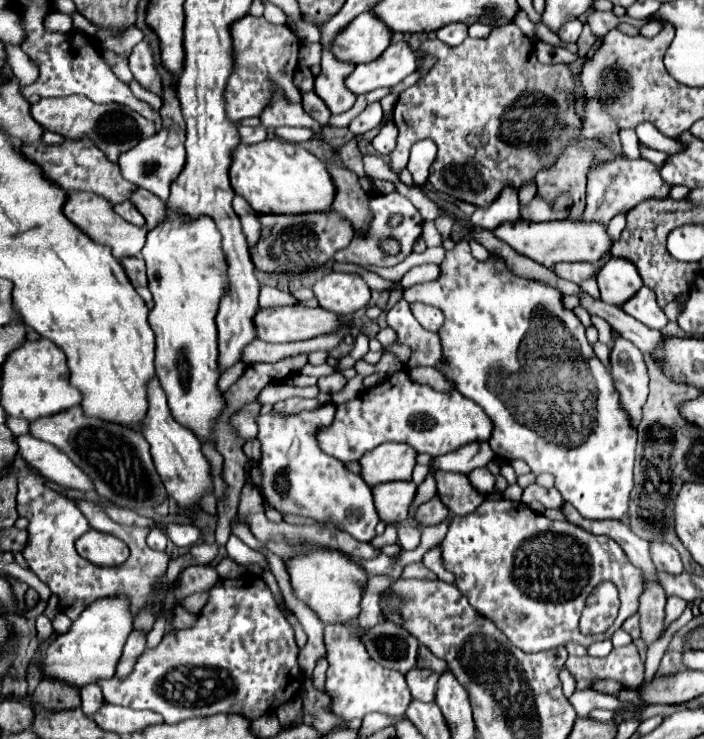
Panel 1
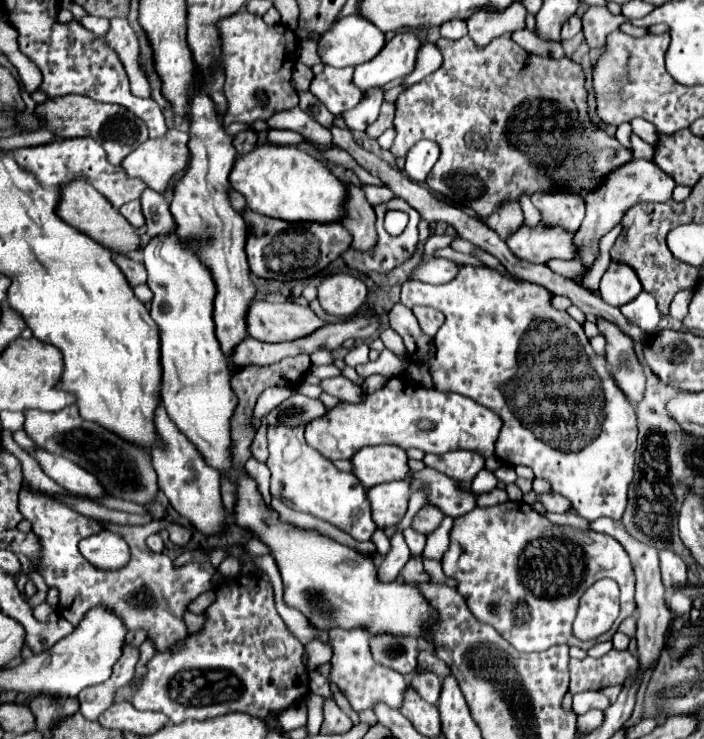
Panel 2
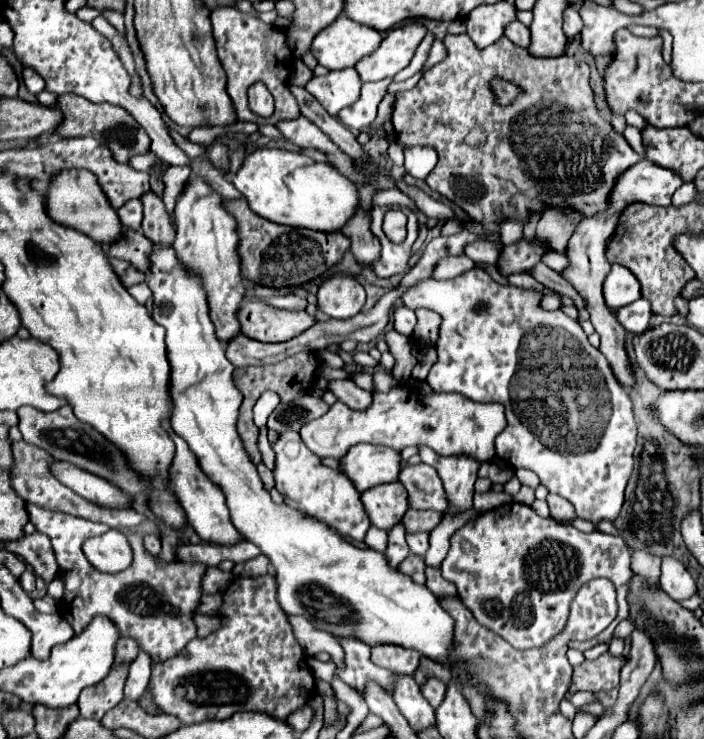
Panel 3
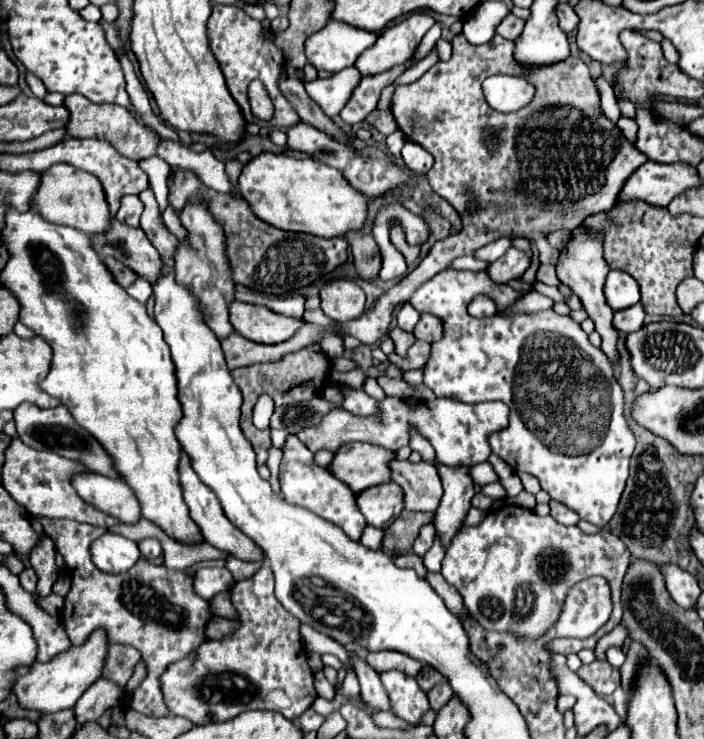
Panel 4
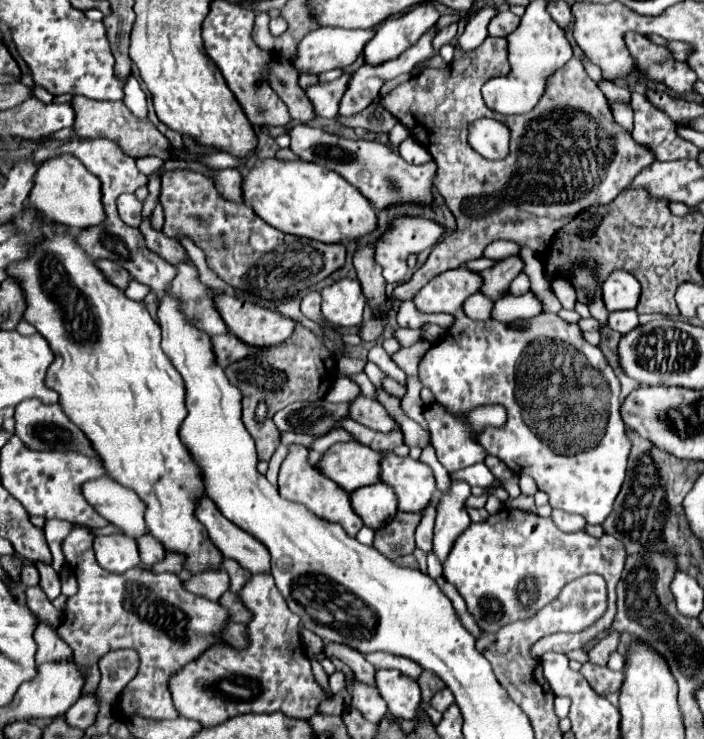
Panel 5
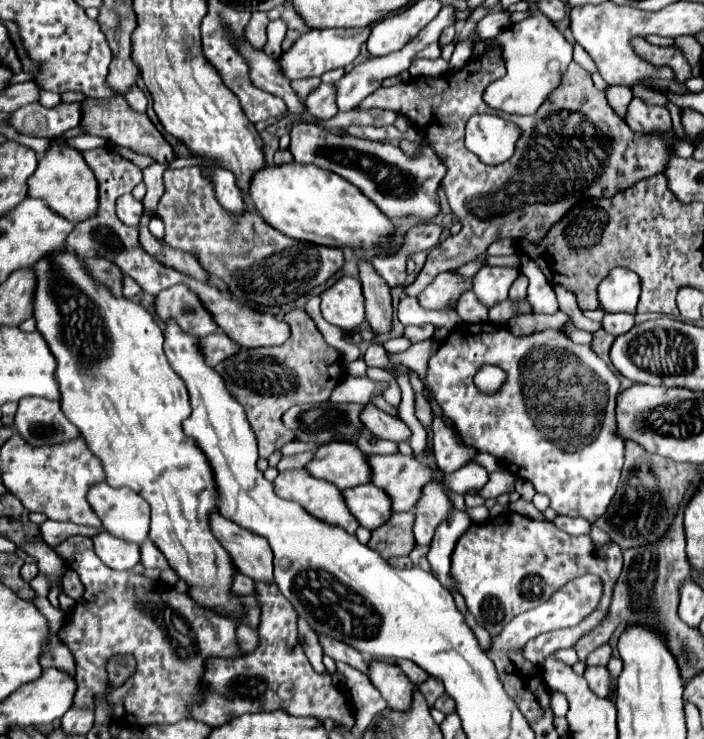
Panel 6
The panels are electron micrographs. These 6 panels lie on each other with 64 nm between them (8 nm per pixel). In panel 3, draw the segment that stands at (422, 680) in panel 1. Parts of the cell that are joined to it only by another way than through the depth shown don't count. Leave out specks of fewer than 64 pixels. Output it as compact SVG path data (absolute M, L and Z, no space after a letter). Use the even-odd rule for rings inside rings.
M428 680L428 684L422 686L422 694L432 704L432 708L438 708L446 698L446 686L438 680Z

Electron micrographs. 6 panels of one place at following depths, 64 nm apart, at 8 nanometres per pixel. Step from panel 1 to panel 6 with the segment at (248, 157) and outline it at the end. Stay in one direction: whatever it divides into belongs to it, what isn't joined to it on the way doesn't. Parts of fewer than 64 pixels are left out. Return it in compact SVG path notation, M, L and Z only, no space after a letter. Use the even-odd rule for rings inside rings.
M282 164L266 166L252 178L250 200L258 214L272 228L288 238L312 242L328 248L362 248L370 250L386 246L394 236L394 224L390 222L372 200L368 200L360 188L336 176L328 170L312 164Z

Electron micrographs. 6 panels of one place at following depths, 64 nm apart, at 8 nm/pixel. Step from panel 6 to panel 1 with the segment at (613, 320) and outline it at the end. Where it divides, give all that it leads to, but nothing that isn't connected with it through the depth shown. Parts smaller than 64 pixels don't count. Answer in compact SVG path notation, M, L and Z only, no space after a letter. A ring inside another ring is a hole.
M642 286L640 292L636 292L636 296L632 296L632 300L628 300L622 310L630 316L634 316L638 322L646 324L648 328L656 328L660 330L662 326L666 326L668 318L662 312L662 308L656 304L656 296L650 288Z

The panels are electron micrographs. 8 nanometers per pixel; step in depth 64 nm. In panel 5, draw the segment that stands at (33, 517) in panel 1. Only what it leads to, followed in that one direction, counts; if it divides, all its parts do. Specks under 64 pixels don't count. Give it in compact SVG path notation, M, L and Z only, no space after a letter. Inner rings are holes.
M74 526L62 542L64 558L78 578L78 594L68 598L58 636L70 644L74 662L84 672L82 696L96 692L100 684L98 660L104 654L132 648L140 656L140 668L118 694L120 718L132 714L156 720L178 718L180 714L172 702L170 678L188 662L198 660L208 648L224 642L222 632L230 622L228 610L218 602L186 592L176 576L156 576L150 570L140 570L142 576L108 576L108 570L100 568L94 558L92 540L94 536L86 526Z

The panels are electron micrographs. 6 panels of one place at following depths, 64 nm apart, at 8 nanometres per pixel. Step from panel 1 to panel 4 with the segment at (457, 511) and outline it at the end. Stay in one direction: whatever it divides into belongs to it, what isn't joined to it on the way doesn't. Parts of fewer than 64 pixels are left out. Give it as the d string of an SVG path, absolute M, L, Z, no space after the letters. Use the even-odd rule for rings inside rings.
M390 460L390 480L396 482L404 492L404 510L420 510L420 512L434 512L436 504L442 496L442 484L436 468L428 462L412 464L410 460Z

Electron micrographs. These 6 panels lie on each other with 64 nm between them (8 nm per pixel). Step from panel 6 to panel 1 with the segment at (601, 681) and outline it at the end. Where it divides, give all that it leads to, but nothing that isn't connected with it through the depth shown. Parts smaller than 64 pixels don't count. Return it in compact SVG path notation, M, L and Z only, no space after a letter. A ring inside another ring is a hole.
M634 644L614 648L604 658L568 656L566 668L576 678L576 690L586 690L596 680L606 678L616 680L624 686L640 686L644 680L644 664Z

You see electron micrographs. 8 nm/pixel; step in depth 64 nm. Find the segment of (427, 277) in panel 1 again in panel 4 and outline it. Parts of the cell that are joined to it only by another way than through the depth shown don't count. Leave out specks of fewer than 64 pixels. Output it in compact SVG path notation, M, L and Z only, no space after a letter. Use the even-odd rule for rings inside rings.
M462 256L460 260L456 260L456 264L452 264L452 268L456 270L472 270L472 272L478 272L478 270L486 270L490 264L484 262L484 260L478 260L474 256Z

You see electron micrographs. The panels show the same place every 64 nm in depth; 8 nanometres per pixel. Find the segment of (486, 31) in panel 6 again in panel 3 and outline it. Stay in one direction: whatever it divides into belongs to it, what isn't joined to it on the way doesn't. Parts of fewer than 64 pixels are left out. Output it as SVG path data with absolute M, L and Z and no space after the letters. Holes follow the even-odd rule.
M512 20L512 22L504 28L504 36L506 36L508 40L512 40L514 44L522 46L522 48L528 46L528 28L526 28L522 22L518 22L518 20Z

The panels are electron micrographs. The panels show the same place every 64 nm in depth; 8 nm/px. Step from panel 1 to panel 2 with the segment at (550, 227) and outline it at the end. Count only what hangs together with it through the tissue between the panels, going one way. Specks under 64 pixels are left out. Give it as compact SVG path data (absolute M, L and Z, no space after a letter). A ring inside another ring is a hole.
M538 224L536 228L522 226L512 238L506 240L512 254L518 260L544 264L550 258L576 258L572 236L562 228L548 228Z

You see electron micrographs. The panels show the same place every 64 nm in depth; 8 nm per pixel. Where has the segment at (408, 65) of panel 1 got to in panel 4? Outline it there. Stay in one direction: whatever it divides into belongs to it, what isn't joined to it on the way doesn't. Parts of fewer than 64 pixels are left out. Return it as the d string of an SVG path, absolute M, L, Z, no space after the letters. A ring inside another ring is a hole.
M412 12L398 24L384 28L378 34L378 40L360 54L356 68L362 74L378 74L402 64L416 52L422 36L434 26L434 22L434 16L428 12Z

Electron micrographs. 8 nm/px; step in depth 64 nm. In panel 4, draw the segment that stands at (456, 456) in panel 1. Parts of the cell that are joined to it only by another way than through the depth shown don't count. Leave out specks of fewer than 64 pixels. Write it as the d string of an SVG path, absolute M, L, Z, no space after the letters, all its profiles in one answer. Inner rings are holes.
M414 426L410 428L410 448L416 450L416 452L420 452L420 454L422 454L422 460L426 460L426 462L436 462L430 442L428 442L426 436L422 436ZM438 464L438 472L440 472L440 478L442 478L442 486L444 486L444 496L434 512L434 528L436 528L436 534L442 542L444 548L450 546L452 538L456 536L456 532L464 526L464 518L468 514L468 508L470 508L470 500L474 496L474 486L472 486L472 478L468 476L468 468L444 468L442 464Z

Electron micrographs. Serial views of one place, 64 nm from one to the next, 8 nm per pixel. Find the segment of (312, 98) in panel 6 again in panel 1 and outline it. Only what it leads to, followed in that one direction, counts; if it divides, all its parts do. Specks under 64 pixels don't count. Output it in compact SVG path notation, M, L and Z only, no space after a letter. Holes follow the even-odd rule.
M322 50L322 72L316 76L314 92L326 102L332 114L342 114L356 102L356 94L352 94L344 84L352 70L352 64L340 64L332 54L328 54L328 50Z

